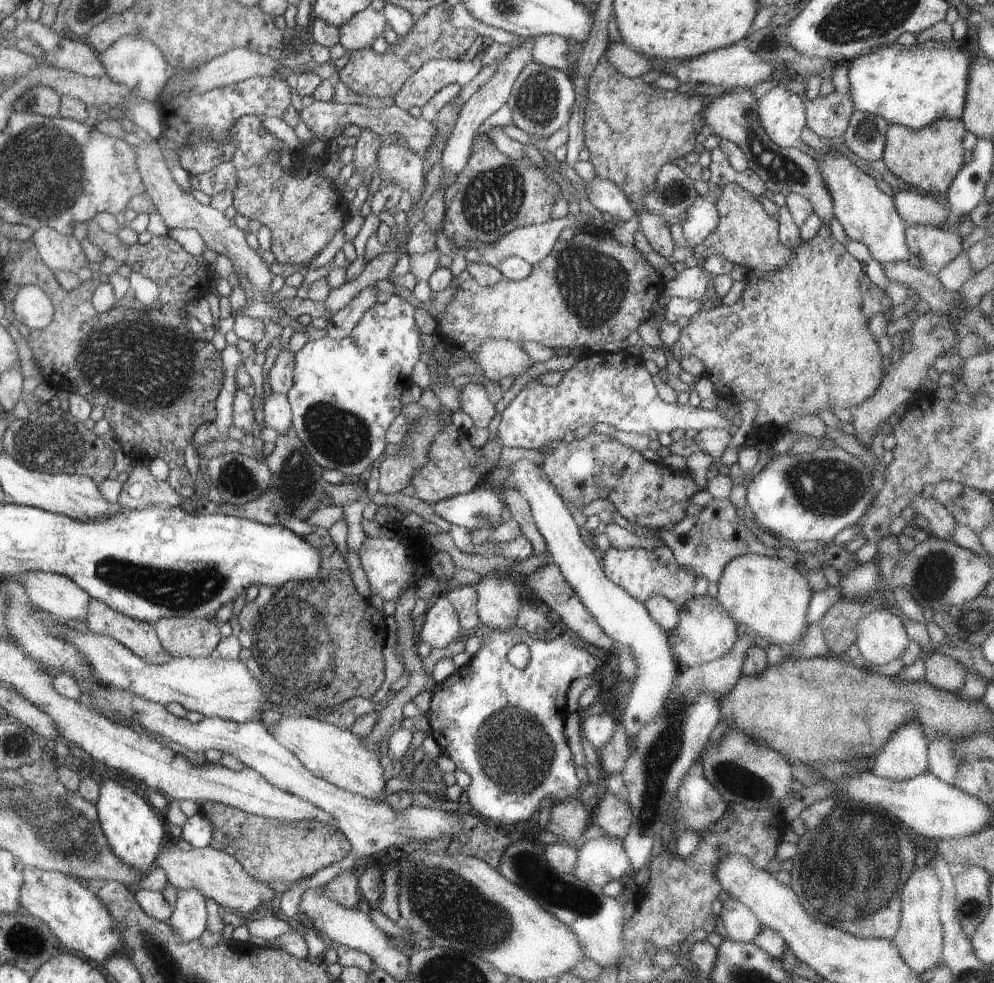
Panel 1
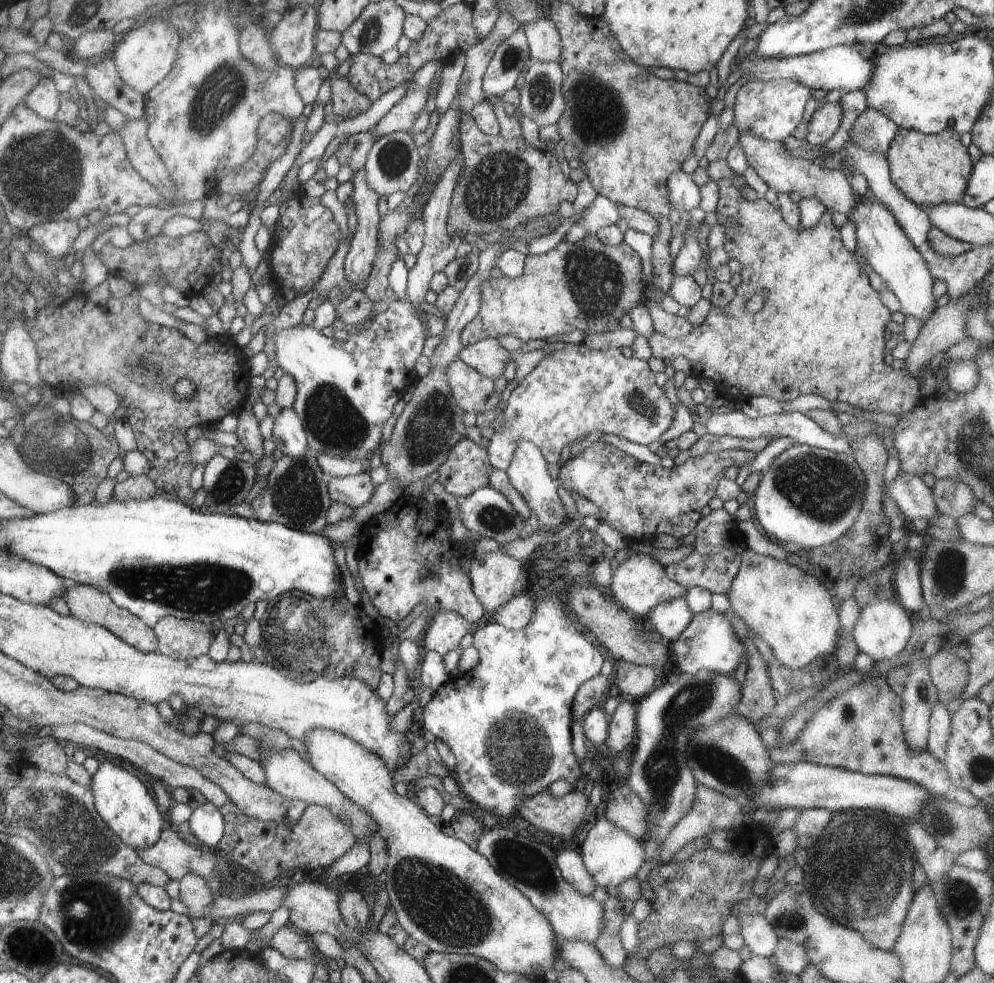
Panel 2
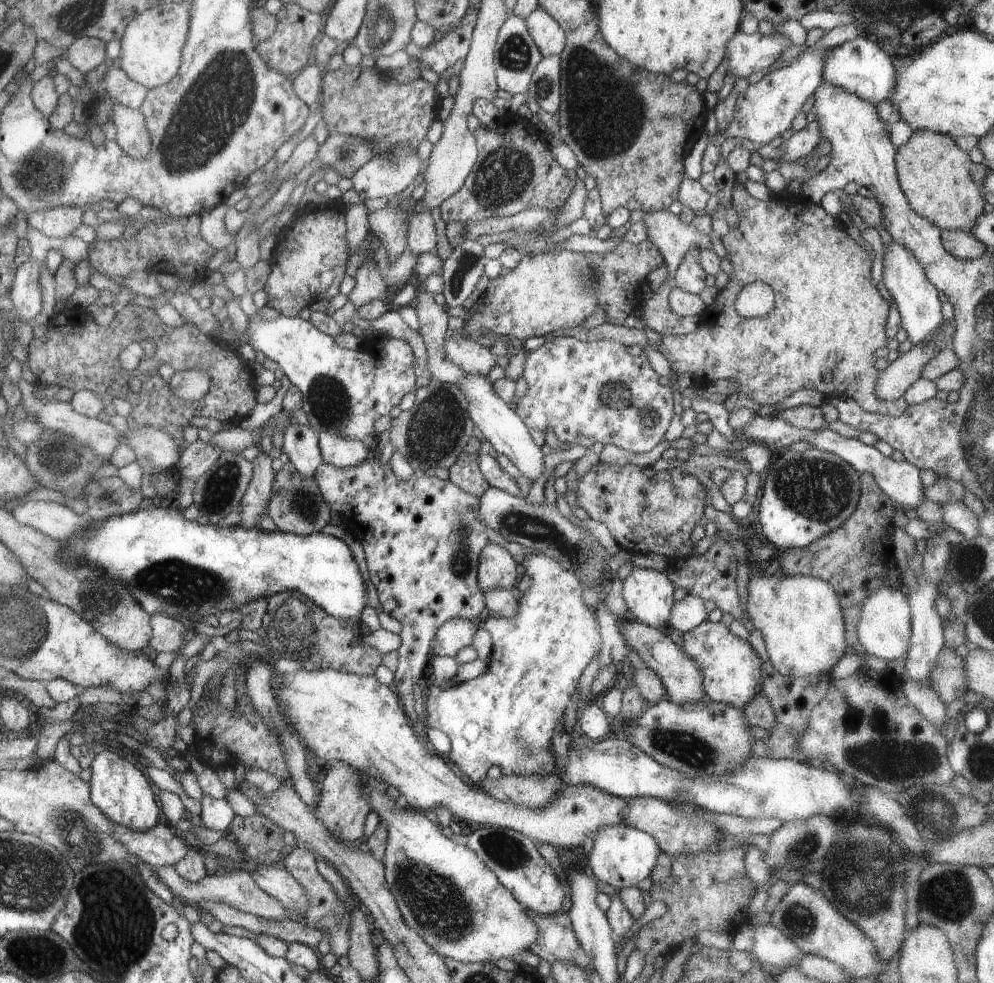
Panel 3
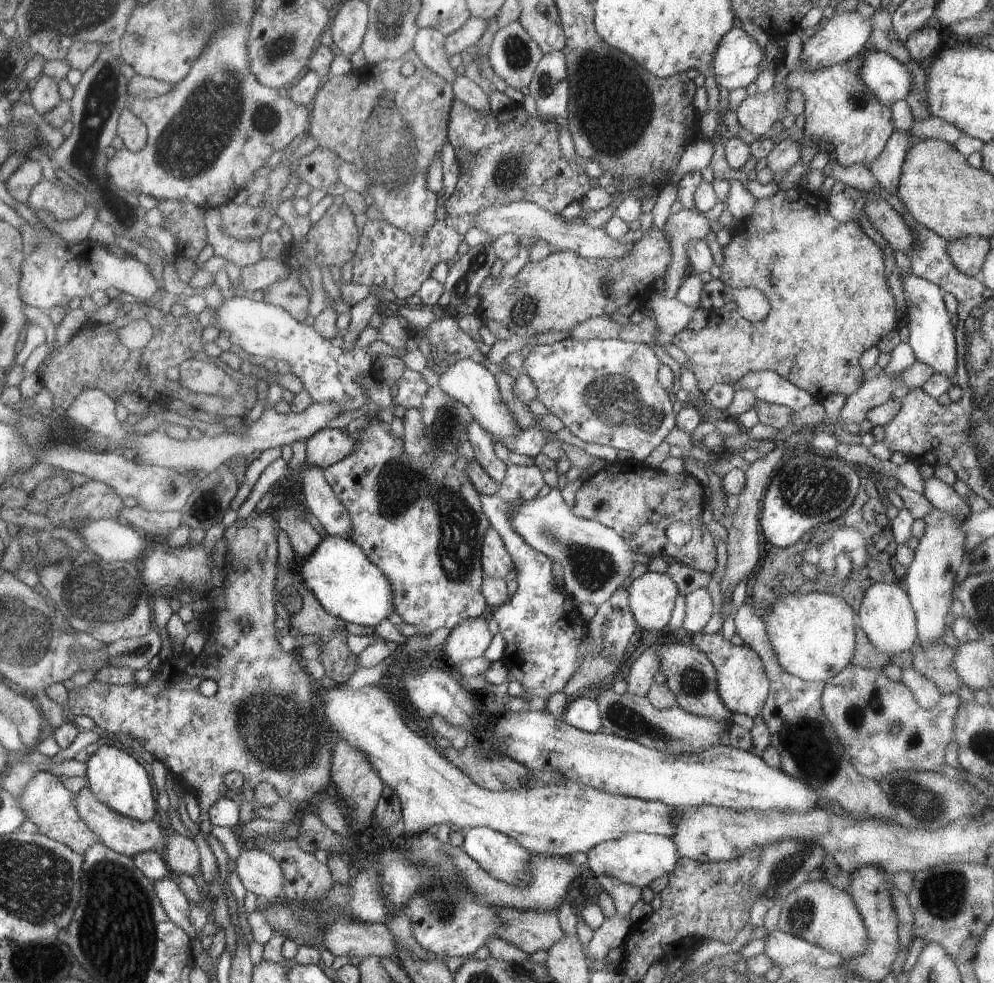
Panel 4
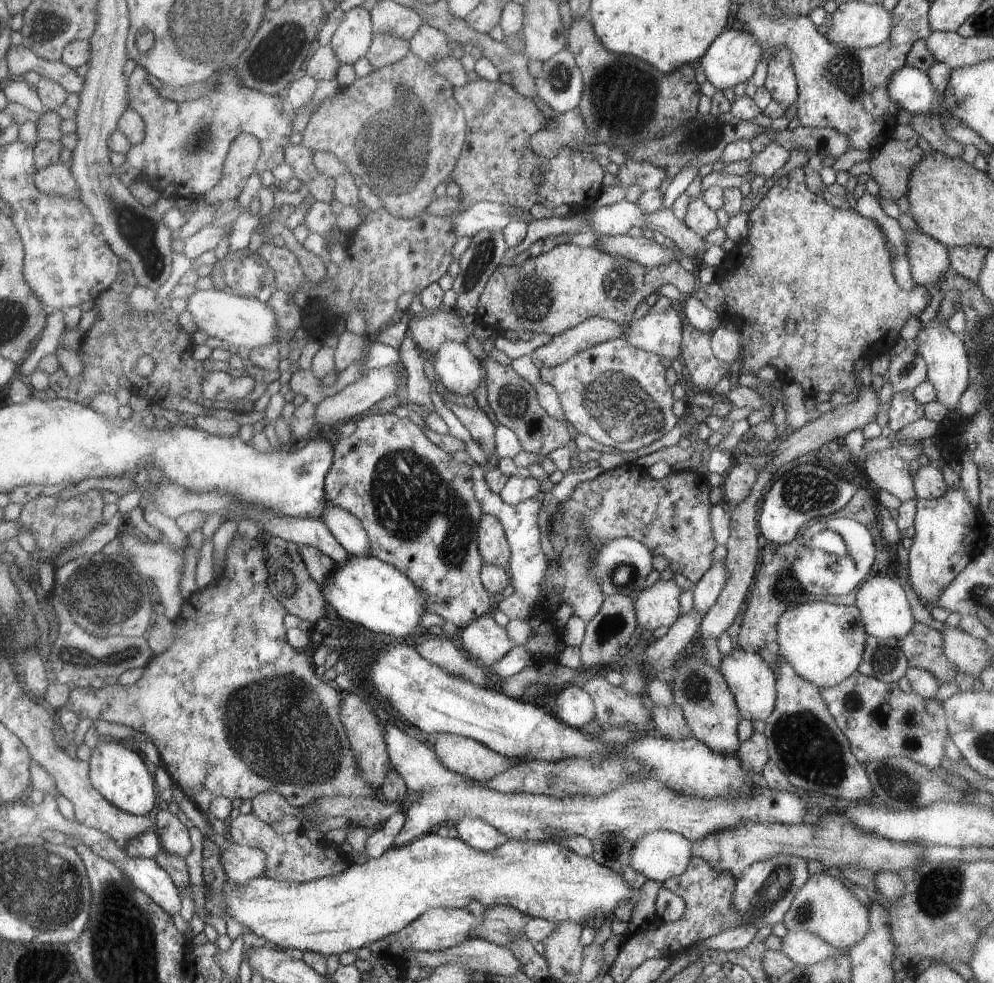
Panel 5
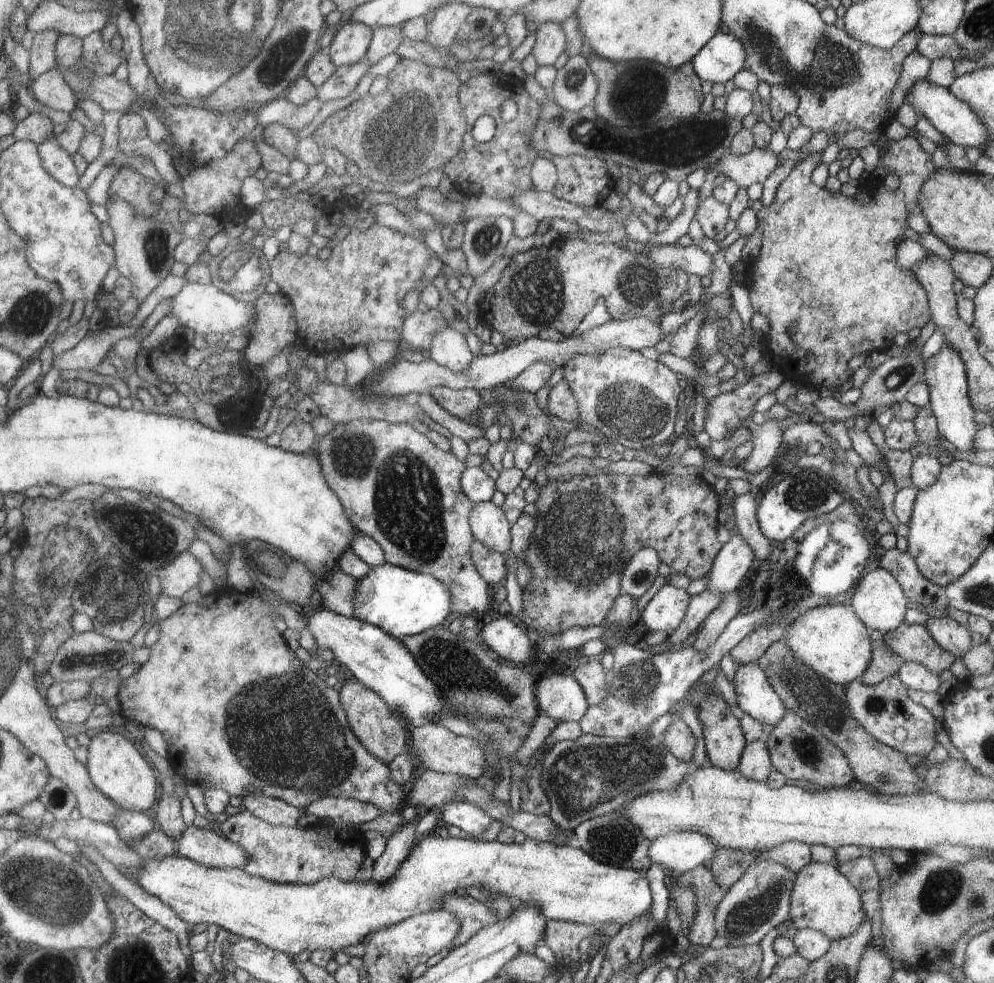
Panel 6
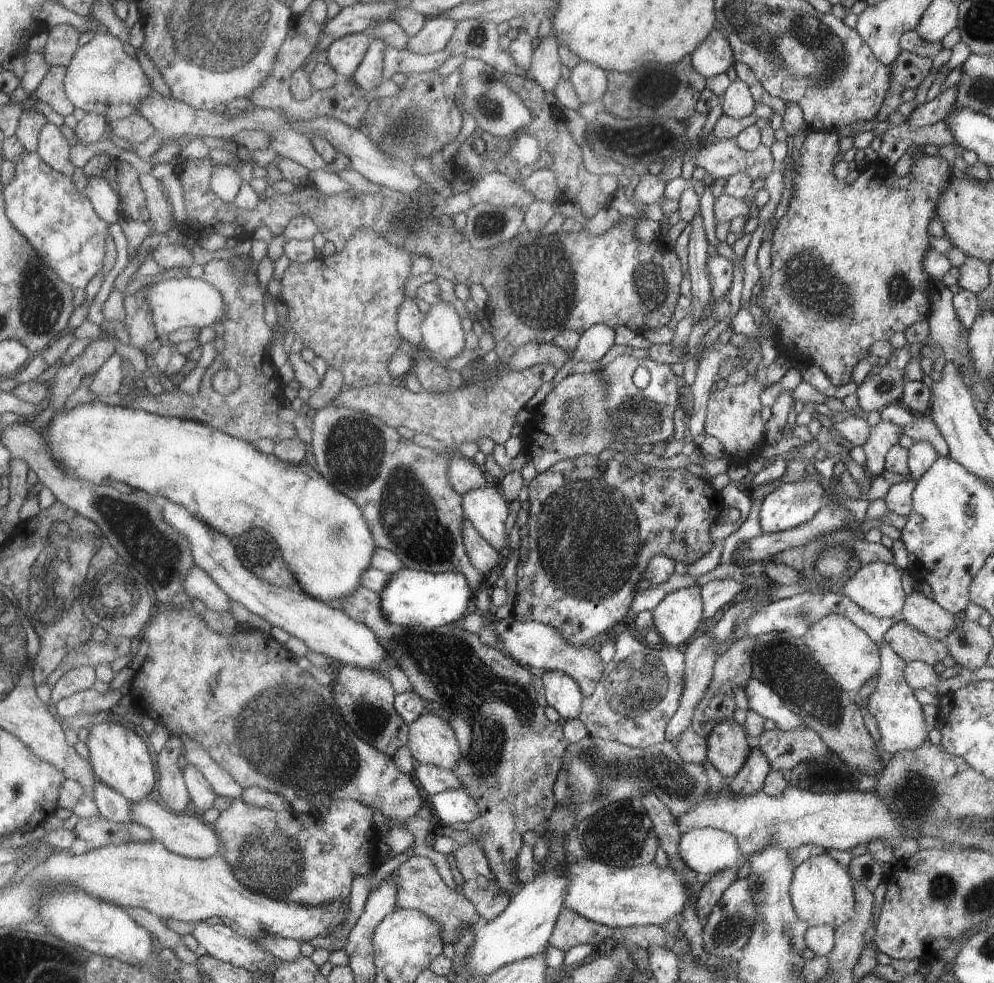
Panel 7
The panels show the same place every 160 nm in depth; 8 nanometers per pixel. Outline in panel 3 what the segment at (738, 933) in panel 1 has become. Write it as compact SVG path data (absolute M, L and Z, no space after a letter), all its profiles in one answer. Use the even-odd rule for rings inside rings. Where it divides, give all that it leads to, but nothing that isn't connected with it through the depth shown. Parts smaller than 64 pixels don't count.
M771 923L754 926L753 956L761 965L796 965L798 959L806 953Z

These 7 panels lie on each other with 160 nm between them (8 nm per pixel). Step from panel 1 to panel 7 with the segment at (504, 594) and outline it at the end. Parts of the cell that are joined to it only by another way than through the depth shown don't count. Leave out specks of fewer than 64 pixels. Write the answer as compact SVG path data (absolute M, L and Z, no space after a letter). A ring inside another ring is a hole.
M490 484L463 495L463 510L467 520L498 552L508 546L506 518L509 508L502 495Z

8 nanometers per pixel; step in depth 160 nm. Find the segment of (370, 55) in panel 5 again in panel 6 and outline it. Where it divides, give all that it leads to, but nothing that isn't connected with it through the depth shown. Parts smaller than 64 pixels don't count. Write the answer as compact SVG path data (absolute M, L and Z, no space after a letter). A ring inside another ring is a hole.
M364 58L354 65L340 65L336 67L336 72L319 87L317 87L317 97L323 102L329 100L340 100L356 88L363 75L368 72L371 62Z

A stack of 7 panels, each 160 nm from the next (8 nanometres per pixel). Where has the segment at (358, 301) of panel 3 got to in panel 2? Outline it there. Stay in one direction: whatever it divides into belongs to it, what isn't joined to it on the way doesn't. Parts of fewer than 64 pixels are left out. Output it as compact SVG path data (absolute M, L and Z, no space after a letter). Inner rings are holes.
M364 168L356 171L351 181L353 184L352 198L356 204L356 216L358 217L355 234L351 238L351 245L349 253L346 255L344 261L345 278L351 281L353 286L368 278L370 271L373 267L375 256L377 255L377 246L379 245L379 222L381 216L378 213L378 200L380 200L379 194L368 184L367 176Z

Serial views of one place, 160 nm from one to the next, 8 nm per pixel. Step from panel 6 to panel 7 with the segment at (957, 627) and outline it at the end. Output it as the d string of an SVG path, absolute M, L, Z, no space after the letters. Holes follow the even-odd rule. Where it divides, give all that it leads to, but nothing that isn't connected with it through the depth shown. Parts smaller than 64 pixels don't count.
M918 592L907 596L900 615L910 626L916 627L916 630L944 643L957 622L955 615Z

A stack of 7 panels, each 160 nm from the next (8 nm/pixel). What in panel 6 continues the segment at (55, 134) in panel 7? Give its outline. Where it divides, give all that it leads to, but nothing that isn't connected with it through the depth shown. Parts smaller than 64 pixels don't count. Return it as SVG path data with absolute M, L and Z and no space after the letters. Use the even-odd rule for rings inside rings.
M54 138L46 139L38 145L43 166L52 178L76 189L79 186L79 176L72 155L68 154Z

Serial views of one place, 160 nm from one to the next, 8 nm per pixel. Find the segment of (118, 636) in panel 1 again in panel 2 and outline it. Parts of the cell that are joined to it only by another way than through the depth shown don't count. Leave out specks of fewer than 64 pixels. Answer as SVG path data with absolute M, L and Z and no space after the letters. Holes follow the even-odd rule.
M70 579L65 581L67 582L67 590L62 598L67 602L71 614L77 619L107 627L112 634L119 635L125 643L136 647L136 650L143 651L144 653L157 652L159 646L158 636L155 634L153 628L148 628L147 623L143 619L133 615L131 611L120 607L109 594L100 589L96 589L90 585L75 583Z

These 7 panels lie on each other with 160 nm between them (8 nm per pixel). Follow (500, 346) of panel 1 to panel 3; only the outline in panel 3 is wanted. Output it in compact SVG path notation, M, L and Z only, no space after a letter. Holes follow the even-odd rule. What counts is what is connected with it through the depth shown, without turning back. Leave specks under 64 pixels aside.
M457 334L445 340L445 353L455 365L458 365L467 374L474 373L486 377L488 376L488 372L496 364L497 355L493 354L489 347L484 347L478 341L471 341Z

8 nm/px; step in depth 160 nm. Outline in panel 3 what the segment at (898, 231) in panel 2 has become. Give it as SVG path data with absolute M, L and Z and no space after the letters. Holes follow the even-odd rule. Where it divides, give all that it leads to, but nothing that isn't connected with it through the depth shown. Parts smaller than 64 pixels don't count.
M899 242L887 244L883 258L883 282L888 292L897 304L901 316L901 326L906 330L913 344L928 341L937 333L937 328L943 325L940 294L938 289L928 280L924 267L916 255Z

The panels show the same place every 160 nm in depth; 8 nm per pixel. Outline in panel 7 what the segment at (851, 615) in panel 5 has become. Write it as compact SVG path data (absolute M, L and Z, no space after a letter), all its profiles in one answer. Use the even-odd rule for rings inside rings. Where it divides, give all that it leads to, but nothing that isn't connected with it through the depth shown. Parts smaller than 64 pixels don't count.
M841 614L824 615L806 631L802 639L828 676L850 694L856 693L872 677L875 678L879 671L881 658L877 644L866 631Z

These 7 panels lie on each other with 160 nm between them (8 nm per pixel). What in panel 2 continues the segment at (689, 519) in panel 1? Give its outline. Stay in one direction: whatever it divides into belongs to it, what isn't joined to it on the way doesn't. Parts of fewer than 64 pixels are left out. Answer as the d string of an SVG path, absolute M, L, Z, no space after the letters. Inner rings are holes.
M724 507L712 510L696 525L697 535L693 543L693 550L686 558L666 566L668 575L682 583L688 589L700 587L713 593L726 593L731 589L732 581L739 572L742 564L742 554L747 549L744 537L738 530L736 517L726 511Z

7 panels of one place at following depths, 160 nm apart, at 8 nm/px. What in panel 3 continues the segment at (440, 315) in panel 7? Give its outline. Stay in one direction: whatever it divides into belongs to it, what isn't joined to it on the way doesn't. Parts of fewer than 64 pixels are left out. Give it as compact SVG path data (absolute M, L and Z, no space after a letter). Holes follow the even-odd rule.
M469 373L458 385L465 394L469 407L468 414L472 419L473 426L482 431L485 440L492 444L497 454L504 454L516 465L526 478L534 482L538 481L545 469L545 455L542 447L533 439L529 428L518 416L518 413L508 406L493 389L488 376Z

